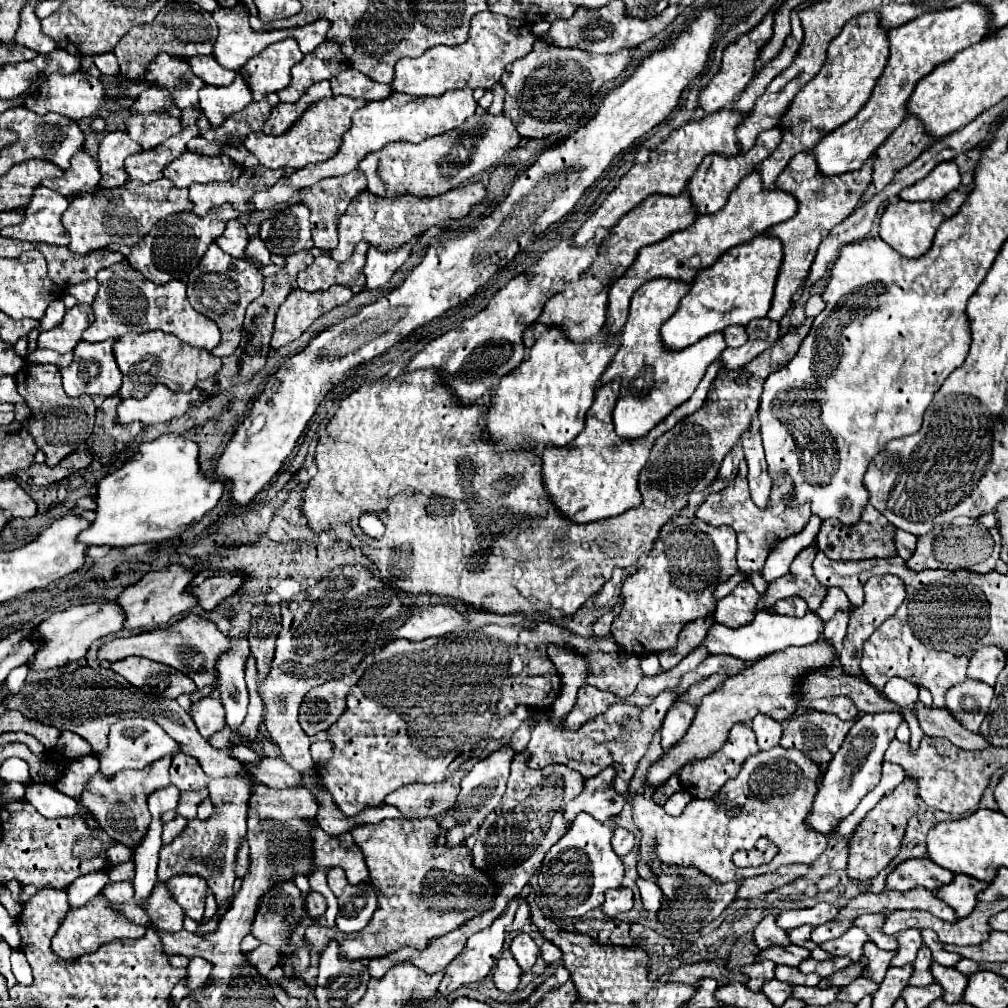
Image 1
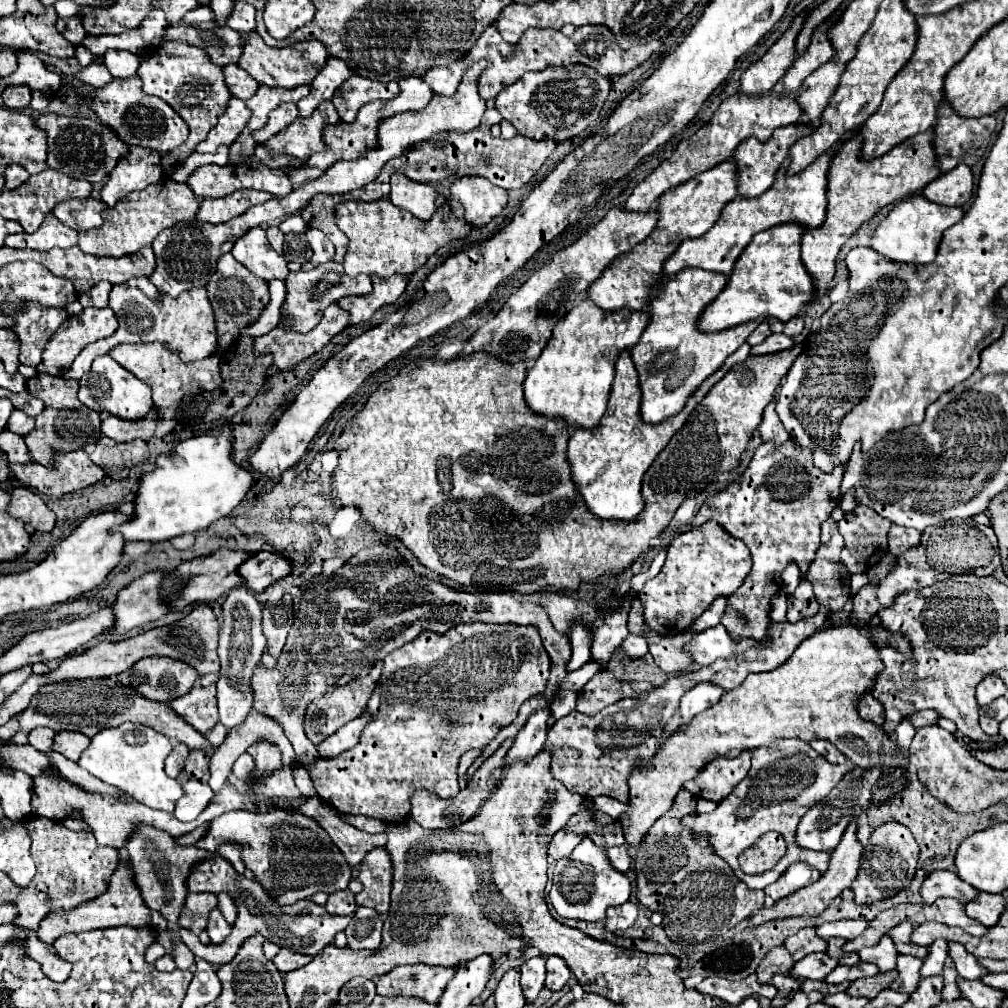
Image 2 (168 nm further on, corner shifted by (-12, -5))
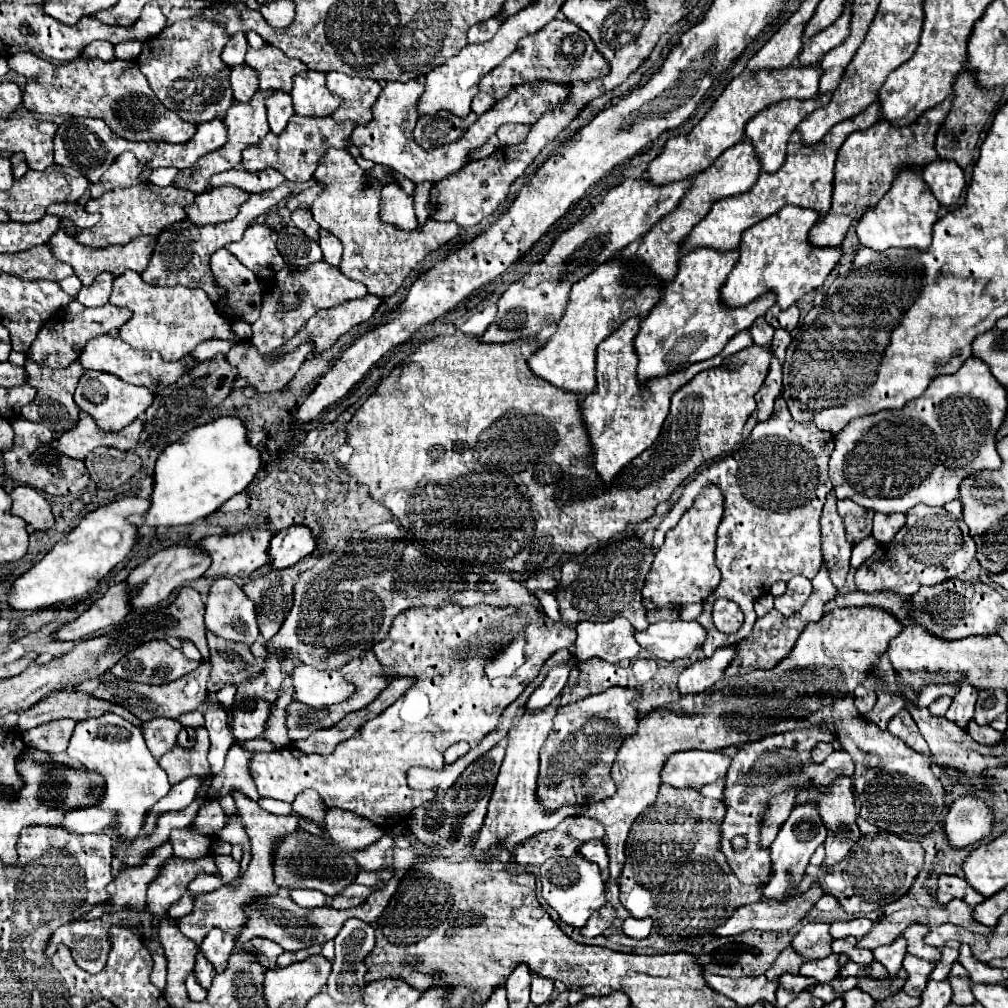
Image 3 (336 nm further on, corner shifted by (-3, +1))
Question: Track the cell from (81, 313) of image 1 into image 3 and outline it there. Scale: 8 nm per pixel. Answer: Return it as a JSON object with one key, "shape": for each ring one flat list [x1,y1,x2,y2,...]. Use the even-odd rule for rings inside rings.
{"shape":[[71,301,65,309,61,309,53,319,49,319,41,331,37,333,35,341,31,343,31,347,27,349,27,359,31,359,33,363,37,363,39,367,49,367,49,369,65,369,71,361,75,361,81,355,81,349,85,347,85,343,93,337,111,333,115,329,119,329,127,319,131,317,131,313,127,309,121,307,113,307,113,305,101,305,101,307,85,307,79,301]]}

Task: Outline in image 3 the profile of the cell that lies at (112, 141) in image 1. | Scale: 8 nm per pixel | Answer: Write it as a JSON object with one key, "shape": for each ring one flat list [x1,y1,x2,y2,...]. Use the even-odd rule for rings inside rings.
{"shape":[[125,151,113,161,113,165,105,171,105,175,101,175,101,179,91,187,91,197,97,199,111,189,125,189,129,185,143,183,143,171,145,167,137,161,137,157]]}

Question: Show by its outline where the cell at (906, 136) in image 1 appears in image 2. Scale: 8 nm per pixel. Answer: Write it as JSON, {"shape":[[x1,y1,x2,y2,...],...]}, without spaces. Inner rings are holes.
{"shape":[[942,101,938,107,938,123,936,123,936,137,934,137,934,149,936,149,936,159,938,159,938,167,942,169,942,173,948,173,950,169,954,169,960,163,966,165,974,165,982,159,982,155,988,149,990,137,996,129,996,115,984,115,982,119,962,119,956,115,956,111]]}

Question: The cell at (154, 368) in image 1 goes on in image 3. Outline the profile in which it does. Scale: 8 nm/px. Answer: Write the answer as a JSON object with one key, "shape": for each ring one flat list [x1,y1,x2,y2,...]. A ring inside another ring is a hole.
{"shape":[[101,335,101,337,95,337,93,341,87,341,79,361,81,361,83,369,113,373,127,383,147,387,151,393,157,393,161,387,175,383,181,375,185,375,185,369,191,371,193,367,199,365,199,361,195,357,189,357,189,355,177,363,167,363,161,359,161,355,157,351,135,351,133,347,127,347,125,341,121,341,119,337,113,337,113,335]]}

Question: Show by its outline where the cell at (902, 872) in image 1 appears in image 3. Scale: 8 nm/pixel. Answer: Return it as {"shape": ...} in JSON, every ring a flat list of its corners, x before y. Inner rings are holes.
{"shape":[[939,875,937,877,937,895,935,897,937,897,939,905,945,905,955,897,965,901,967,905,977,905,985,899,965,879,961,879,957,875]]}

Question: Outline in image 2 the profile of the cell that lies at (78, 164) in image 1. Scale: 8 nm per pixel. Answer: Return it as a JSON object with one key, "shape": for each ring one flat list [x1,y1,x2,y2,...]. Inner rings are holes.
{"shape":[[68,199,58,203,58,207,54,209,54,215,66,223,72,229,78,231,88,231,94,229,102,223,102,211,106,209,106,205,98,199]]}

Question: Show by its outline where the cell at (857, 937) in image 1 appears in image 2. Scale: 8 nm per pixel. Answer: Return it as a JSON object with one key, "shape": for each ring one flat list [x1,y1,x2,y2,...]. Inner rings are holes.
{"shape":[[886,935,886,937,882,937,882,941,876,947,866,947,858,955,862,961,876,963,880,967,880,973,888,973,888,971,894,971,898,951,894,947,894,941]]}

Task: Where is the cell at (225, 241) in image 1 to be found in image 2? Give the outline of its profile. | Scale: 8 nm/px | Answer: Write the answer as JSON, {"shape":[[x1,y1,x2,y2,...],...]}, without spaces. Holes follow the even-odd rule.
{"shape":[[254,227,244,237,240,237,232,249,232,255,238,263,266,281,286,279,288,275,286,259,270,247,266,231,262,227]]}

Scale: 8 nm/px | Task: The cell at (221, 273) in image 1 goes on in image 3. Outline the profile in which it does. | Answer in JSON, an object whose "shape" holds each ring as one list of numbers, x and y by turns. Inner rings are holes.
{"shape":[[219,249,211,255,211,271,215,285,225,291,219,309,231,311,233,317,253,323,261,311,261,289,259,279,241,265,227,249]]}

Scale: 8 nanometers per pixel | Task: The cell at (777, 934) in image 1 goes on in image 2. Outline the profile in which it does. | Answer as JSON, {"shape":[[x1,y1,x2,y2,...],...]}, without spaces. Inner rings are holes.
{"shape":[[806,927,806,929,800,929,796,935,788,937,784,941,784,947,790,951,794,961,800,961,800,959,804,959,810,953,826,951,828,943,824,939,818,939,818,935,814,935,812,927]]}

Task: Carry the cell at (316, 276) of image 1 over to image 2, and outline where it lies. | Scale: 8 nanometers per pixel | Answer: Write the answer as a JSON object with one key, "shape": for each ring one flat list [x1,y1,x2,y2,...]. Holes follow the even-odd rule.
{"shape":[[328,261,328,263,318,265,318,267,306,267,306,269,296,271,296,273,290,271,288,277,284,279,284,283,286,283,286,299,282,303,280,323,284,325,286,331,292,329,298,333,306,333,314,325,318,325,322,315,324,315,324,309,330,303,334,303,346,295,368,295,372,291,370,277,358,275,356,279,348,279,346,273,342,271,342,265,334,263,334,261]]}

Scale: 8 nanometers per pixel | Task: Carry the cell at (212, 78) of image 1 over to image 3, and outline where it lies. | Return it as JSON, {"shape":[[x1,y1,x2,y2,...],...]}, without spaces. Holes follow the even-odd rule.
{"shape":[[235,65,235,67,231,67,229,79,231,79,233,97,241,103,251,101,251,97,257,91,257,75,247,65]]}

